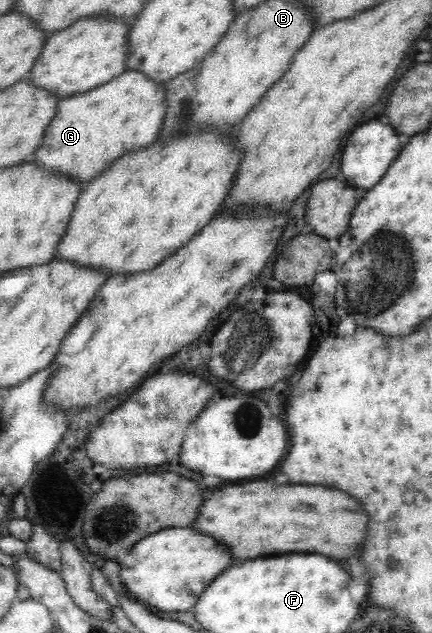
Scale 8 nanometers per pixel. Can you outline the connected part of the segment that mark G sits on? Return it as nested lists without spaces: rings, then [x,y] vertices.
[[[129,69],[93,91],[61,98],[33,159],[37,159],[41,167],[65,171],[65,175],[73,175],[73,179],[87,183],[101,175],[119,155],[125,155],[125,151],[147,147],[155,141],[167,109],[165,95],[167,87],[164,84],[157,84],[144,72]]]

